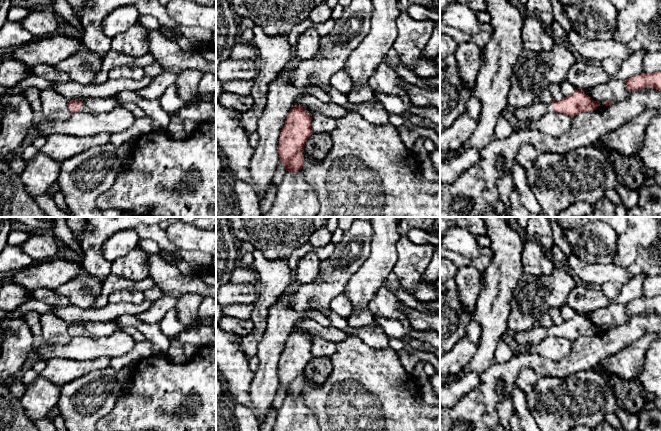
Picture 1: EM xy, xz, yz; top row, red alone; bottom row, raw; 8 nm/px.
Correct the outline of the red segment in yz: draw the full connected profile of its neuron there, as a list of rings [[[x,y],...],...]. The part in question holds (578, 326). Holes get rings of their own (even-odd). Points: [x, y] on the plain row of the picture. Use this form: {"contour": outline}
{"contour": [[[576,314],[572,319],[564,321],[560,325],[554,324],[552,327],[535,325],[528,330],[511,333],[511,336],[517,345],[531,350],[549,336],[557,336],[573,342],[581,336],[596,334],[600,328],[600,326],[592,324],[583,314]]]}

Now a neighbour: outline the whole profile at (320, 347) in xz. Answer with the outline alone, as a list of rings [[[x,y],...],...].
[[[314,336],[311,341],[311,354],[313,357],[331,358],[336,352],[337,344],[332,341],[319,336]]]

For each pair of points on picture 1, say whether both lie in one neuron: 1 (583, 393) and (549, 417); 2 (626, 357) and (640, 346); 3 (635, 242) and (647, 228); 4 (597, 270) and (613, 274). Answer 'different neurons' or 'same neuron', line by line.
1: same neuron
2: same neuron
3: same neuron
4: same neuron

